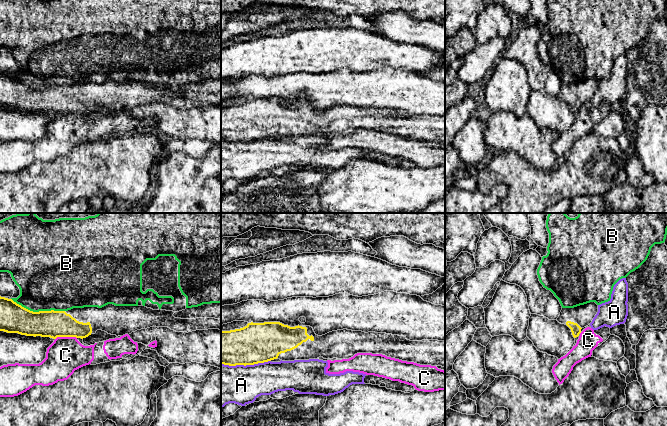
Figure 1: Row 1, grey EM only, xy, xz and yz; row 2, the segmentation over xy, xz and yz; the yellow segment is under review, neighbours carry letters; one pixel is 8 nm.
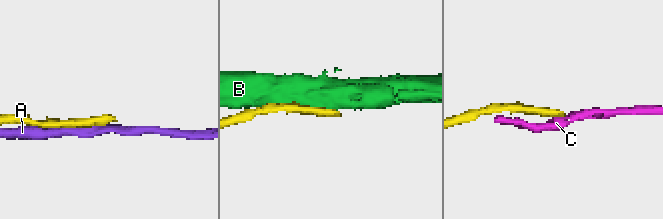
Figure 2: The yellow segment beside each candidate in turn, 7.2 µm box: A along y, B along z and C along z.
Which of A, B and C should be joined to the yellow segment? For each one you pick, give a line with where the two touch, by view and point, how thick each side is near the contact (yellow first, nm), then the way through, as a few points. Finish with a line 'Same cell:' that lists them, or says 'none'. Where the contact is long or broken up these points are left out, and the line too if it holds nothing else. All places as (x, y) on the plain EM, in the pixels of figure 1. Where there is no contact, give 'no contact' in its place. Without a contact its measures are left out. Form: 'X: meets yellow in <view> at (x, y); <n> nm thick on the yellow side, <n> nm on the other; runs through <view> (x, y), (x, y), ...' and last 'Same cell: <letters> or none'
Same cell: none

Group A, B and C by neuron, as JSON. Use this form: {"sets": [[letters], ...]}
{"sets": [["A"], ["B"], ["C"]]}

